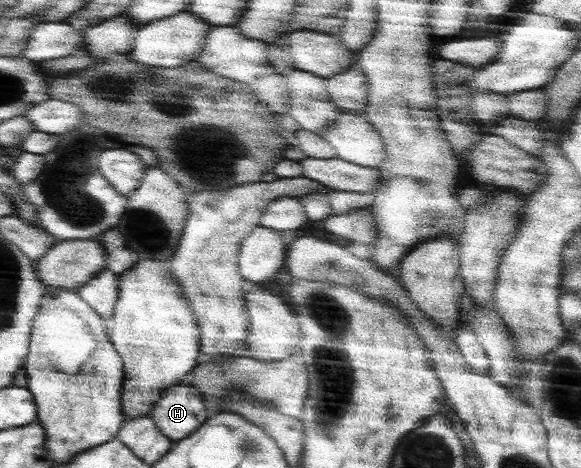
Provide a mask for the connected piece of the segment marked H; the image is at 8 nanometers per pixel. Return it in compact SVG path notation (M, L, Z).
M183 384L174 385L164 392L148 416L160 432L173 441L192 434L208 419L200 391L192 385Z

